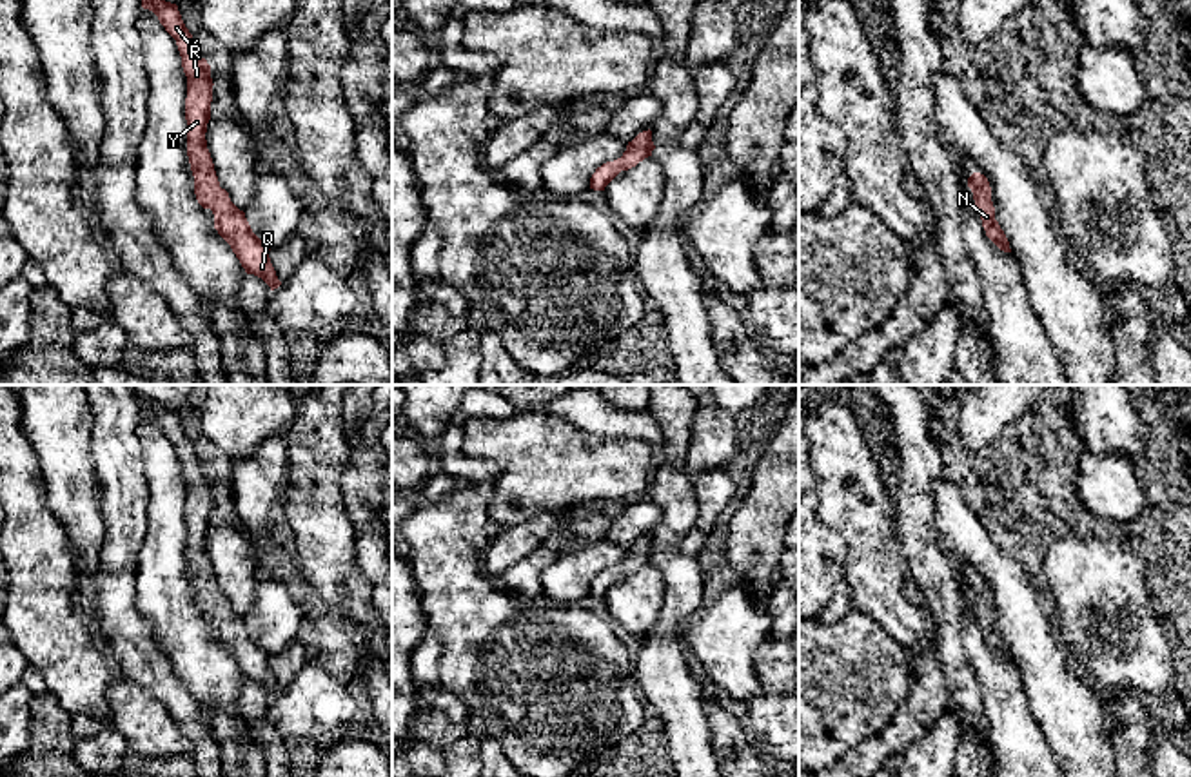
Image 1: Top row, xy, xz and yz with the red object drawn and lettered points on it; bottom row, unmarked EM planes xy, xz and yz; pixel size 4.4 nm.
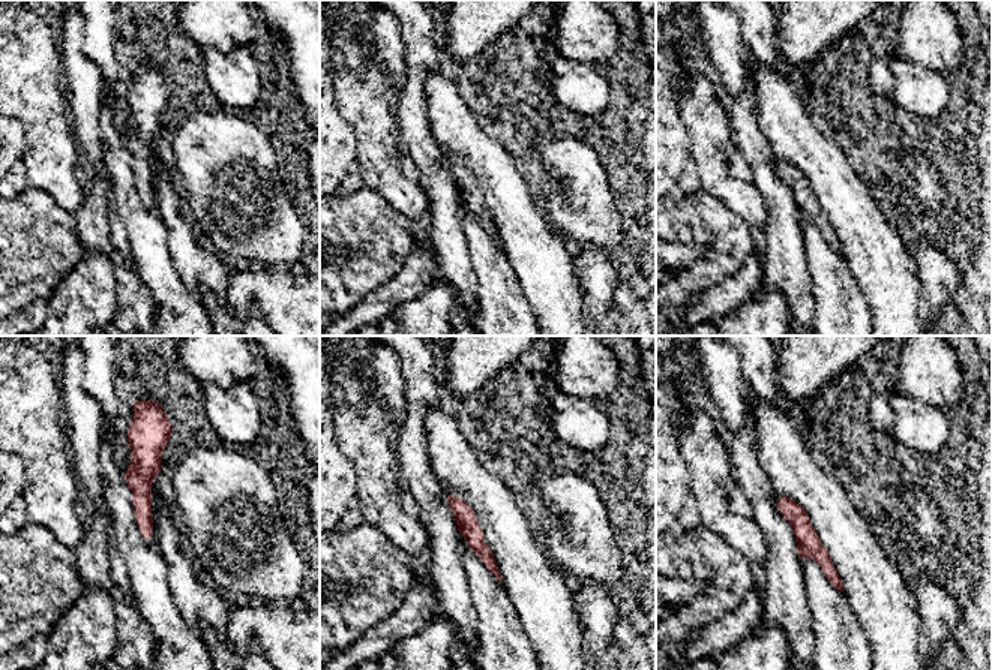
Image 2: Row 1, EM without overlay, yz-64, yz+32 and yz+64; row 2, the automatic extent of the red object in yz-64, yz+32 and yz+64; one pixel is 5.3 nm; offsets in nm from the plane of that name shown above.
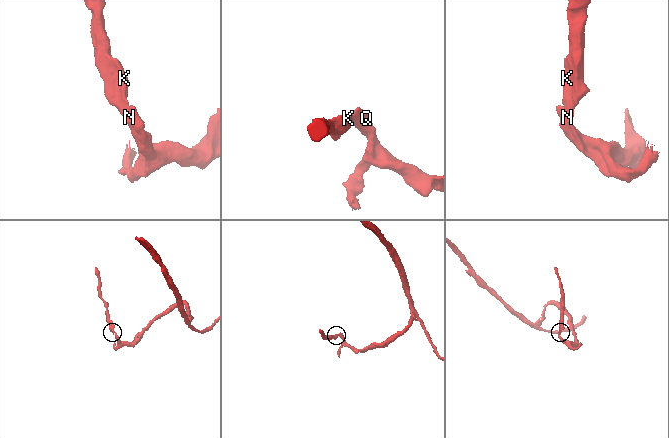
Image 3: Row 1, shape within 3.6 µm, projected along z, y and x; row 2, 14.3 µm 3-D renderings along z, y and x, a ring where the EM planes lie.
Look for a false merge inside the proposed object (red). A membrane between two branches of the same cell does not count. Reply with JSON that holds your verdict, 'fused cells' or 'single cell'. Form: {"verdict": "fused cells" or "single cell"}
{"verdict": "single cell"}

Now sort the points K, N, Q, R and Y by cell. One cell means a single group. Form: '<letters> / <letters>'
K N Q R Y

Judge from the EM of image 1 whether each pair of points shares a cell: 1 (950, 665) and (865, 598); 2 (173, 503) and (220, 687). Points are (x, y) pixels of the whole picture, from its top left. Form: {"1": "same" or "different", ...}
{"1": "different", "2": "same"}

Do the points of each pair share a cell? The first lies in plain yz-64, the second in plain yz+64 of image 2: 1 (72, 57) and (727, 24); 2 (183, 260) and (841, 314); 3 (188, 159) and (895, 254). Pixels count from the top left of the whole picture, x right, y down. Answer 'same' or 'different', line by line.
1: different
2: different
3: different

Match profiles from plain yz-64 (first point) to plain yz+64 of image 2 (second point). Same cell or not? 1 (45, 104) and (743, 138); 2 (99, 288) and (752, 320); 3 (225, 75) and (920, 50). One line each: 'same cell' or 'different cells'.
1: different cells
2: same cell
3: different cells

